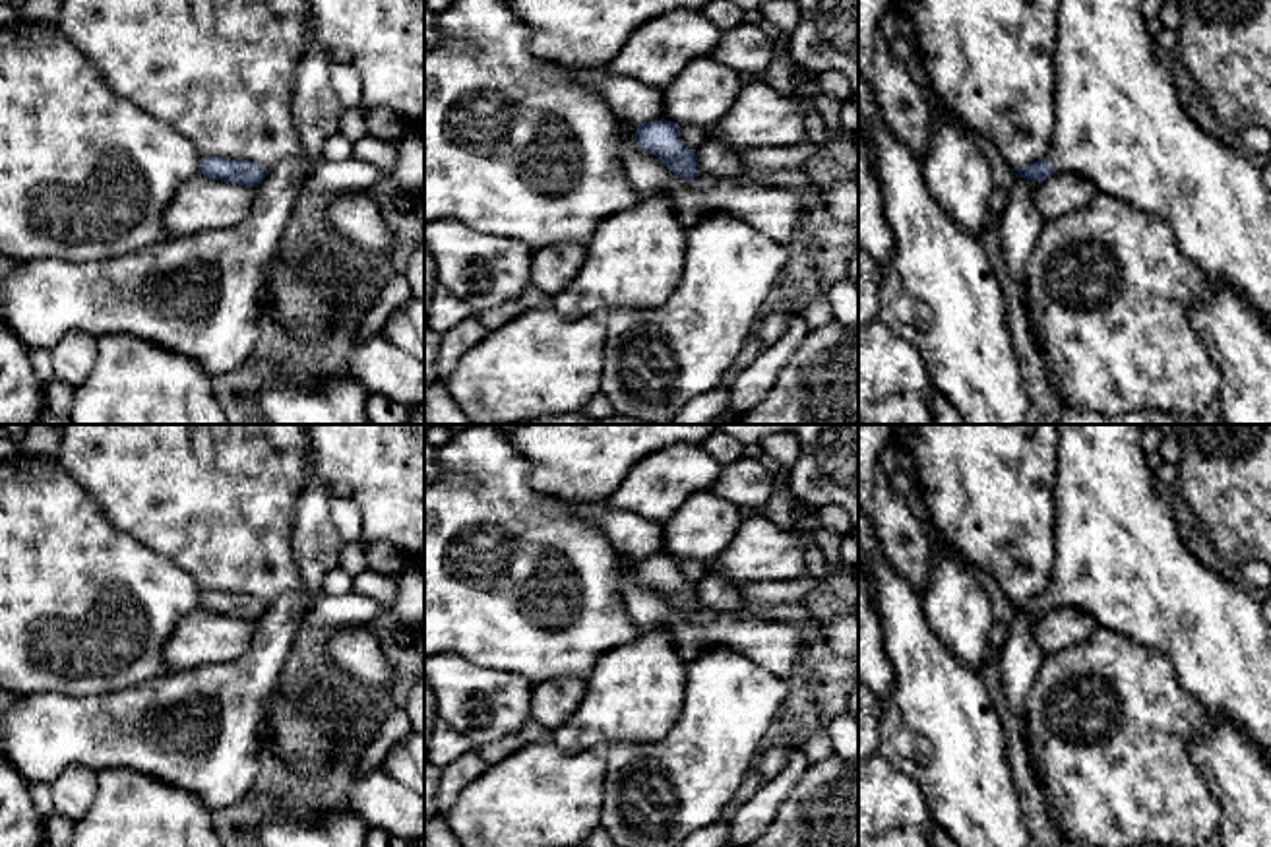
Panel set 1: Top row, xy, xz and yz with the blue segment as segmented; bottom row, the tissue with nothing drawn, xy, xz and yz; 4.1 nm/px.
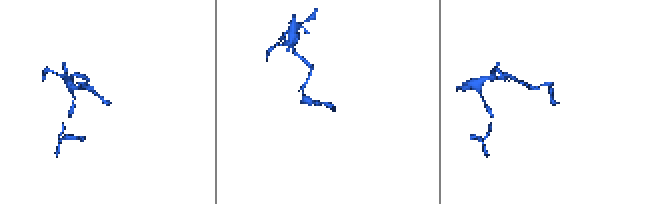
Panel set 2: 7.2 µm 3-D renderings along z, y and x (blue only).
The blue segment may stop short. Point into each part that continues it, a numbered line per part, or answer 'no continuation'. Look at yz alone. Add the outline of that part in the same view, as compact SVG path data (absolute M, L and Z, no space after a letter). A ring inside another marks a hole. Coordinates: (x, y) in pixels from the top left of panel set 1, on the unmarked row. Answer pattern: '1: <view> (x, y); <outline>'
1: yz (1118, 555); M1058 424L1058 469L1054 488L1054 562L1046 595L1056 607L1075 607L1089 612L1097 626L1110 628L1132 642L1166 653L1172 661L1180 686L1213 715L1234 723L1261 752L1271 766L1271 626L1263 616L1263 595L1236 587L1215 572L1207 570L1184 545L1172 506L1159 494L1155 465L1141 446L1141 424Z

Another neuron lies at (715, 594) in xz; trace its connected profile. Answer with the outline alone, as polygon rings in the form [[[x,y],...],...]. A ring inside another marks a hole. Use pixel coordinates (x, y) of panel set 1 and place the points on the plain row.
[[[705,574],[698,583],[699,607],[715,614],[734,614],[746,611],[746,595],[736,583],[715,574]]]

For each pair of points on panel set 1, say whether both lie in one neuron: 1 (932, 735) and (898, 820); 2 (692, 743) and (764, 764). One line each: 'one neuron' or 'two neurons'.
1: two neurons
2: two neurons

